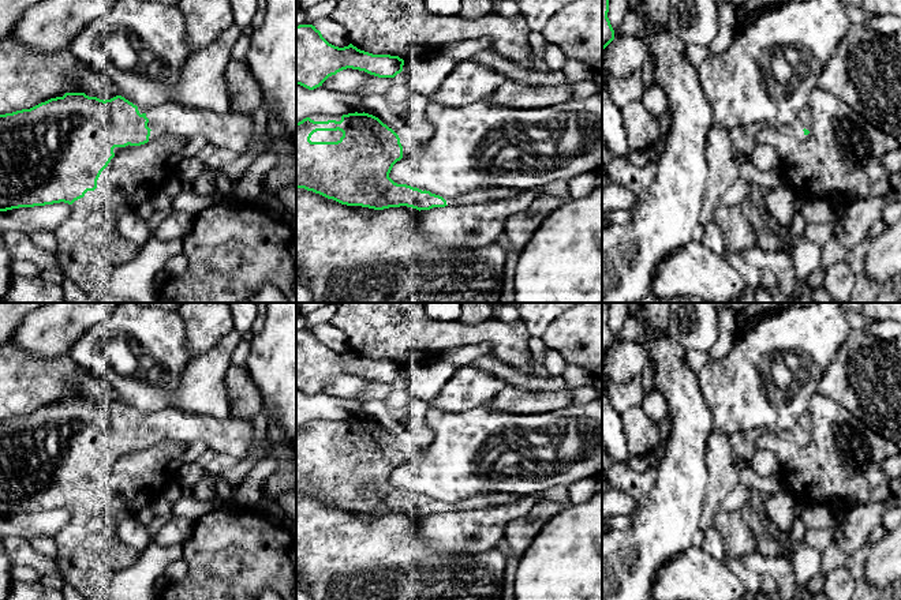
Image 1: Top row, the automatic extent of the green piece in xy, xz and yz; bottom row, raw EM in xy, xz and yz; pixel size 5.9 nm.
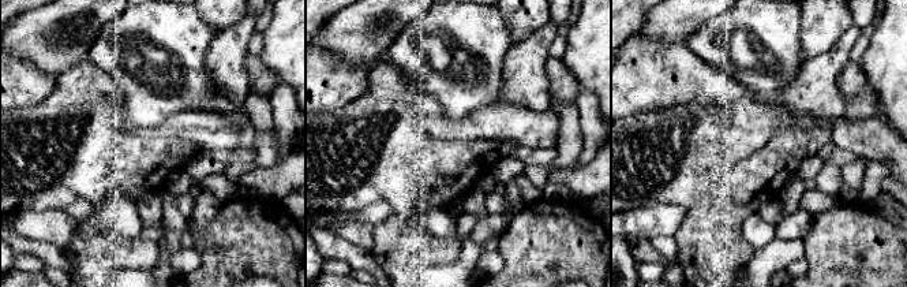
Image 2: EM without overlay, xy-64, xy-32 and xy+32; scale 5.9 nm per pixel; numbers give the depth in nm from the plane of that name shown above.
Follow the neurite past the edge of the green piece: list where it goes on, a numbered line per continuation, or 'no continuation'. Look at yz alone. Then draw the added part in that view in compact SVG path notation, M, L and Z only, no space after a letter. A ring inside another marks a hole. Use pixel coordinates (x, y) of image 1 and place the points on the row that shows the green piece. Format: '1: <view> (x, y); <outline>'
1: yz (804, 120); M804 106L799 117L786 128L800 142L807 140L812 130L812 115L810 106Z

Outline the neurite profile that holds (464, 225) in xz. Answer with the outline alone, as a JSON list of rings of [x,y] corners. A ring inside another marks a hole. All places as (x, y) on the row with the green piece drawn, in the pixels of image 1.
[[[541,190],[509,199],[420,210],[416,222],[425,236],[445,248],[479,248],[497,243],[509,217],[526,210]]]

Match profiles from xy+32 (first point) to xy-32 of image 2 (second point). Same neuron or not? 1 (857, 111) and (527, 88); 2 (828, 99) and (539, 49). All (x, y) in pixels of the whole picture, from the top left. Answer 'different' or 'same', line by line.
1: different
2: same

